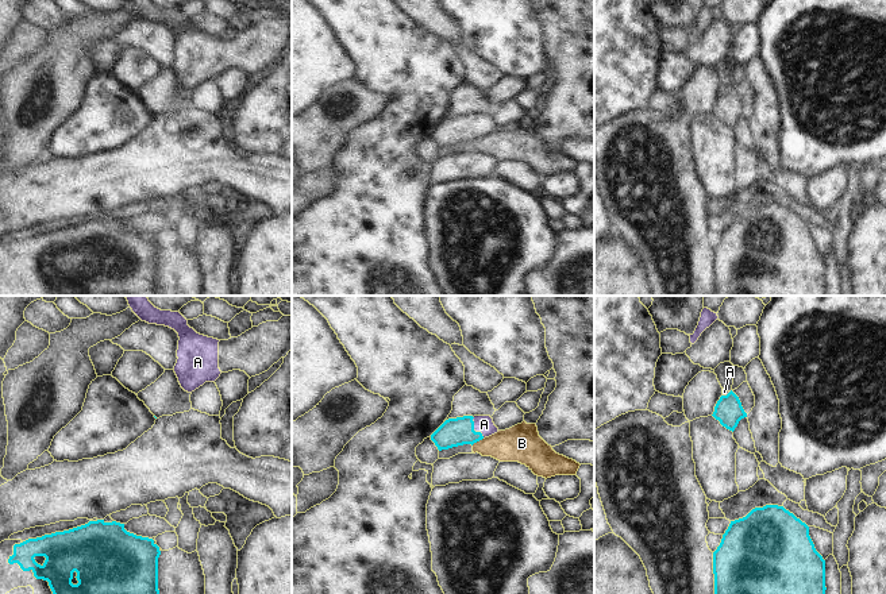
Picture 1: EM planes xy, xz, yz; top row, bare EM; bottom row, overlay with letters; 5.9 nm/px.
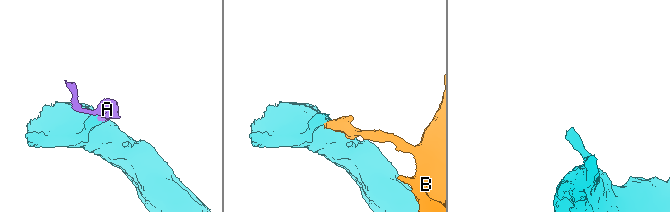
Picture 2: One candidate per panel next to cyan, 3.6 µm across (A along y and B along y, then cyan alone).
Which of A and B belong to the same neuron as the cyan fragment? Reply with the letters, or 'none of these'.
A

